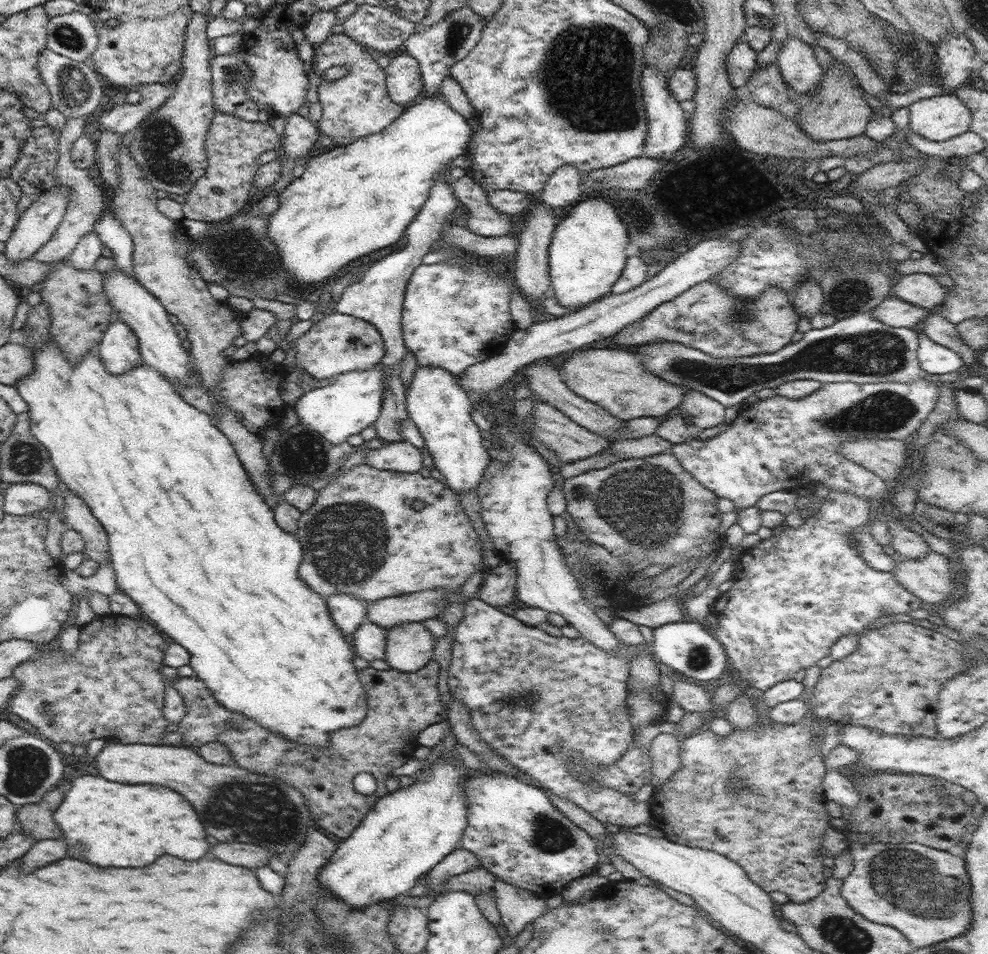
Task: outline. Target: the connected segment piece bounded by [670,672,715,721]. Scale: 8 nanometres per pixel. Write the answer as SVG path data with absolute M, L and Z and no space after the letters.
M670 672L674 681L674 702L678 702L679 706L685 712L698 712L707 718L707 721L715 714L710 714L711 696L700 684L695 684L693 680L683 675Z

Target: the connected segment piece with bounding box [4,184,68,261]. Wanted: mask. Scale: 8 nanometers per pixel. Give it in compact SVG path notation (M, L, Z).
M56 184L51 189L44 191L35 201L33 200L30 207L19 215L15 230L6 242L4 255L10 261L34 258L34 253L38 253L39 249L47 244L56 233L58 225L66 214L66 204L68 204L68 187Z

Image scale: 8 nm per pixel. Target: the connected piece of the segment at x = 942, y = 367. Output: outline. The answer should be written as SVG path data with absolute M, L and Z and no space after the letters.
M923 331L918 332L919 347L917 359L925 372L932 375L948 375L964 364L962 356L942 344L936 344Z

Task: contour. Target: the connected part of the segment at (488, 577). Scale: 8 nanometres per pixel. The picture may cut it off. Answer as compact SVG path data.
M503 559L497 567L485 570L479 599L494 608L513 606L517 581L516 565L510 559Z

